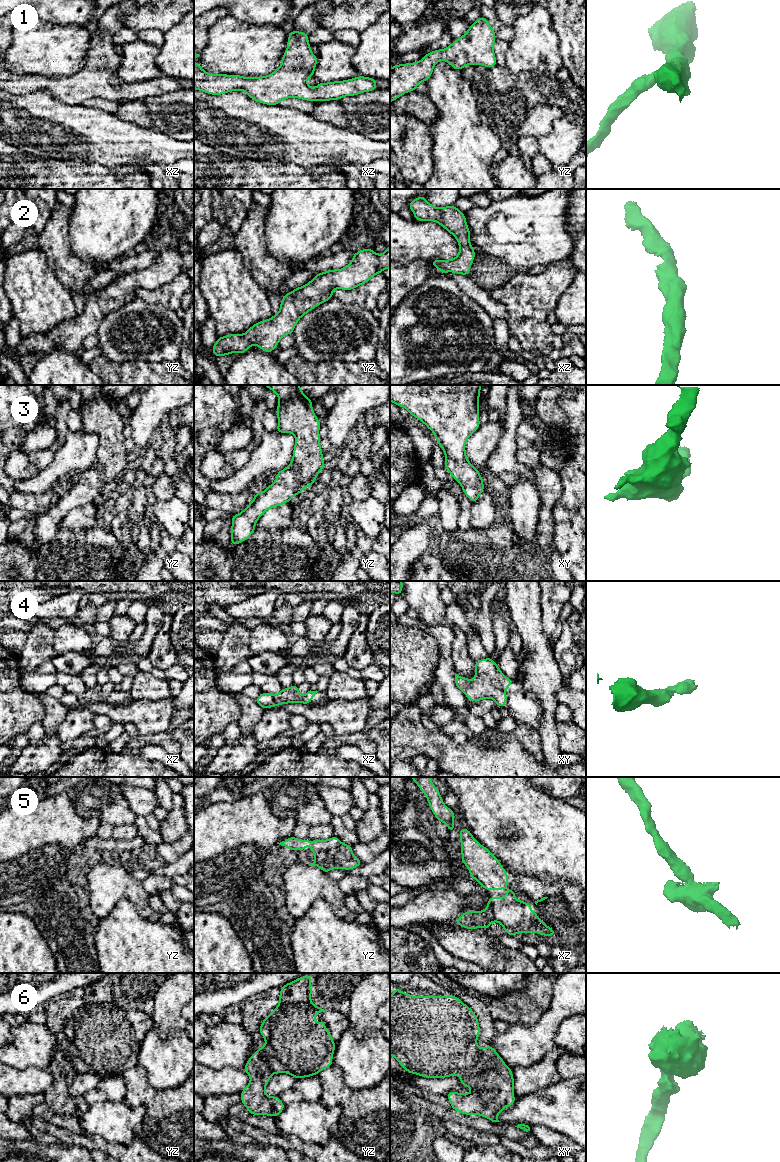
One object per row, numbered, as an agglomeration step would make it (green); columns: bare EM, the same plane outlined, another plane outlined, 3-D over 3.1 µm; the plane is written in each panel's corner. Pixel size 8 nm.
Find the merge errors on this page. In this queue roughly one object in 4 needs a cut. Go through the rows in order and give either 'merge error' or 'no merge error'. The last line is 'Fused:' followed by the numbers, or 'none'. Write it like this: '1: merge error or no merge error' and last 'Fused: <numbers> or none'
1: no merge error
2: no merge error
3: no merge error
4: no merge error
5: no merge error
6: merge error
Fused: 6

